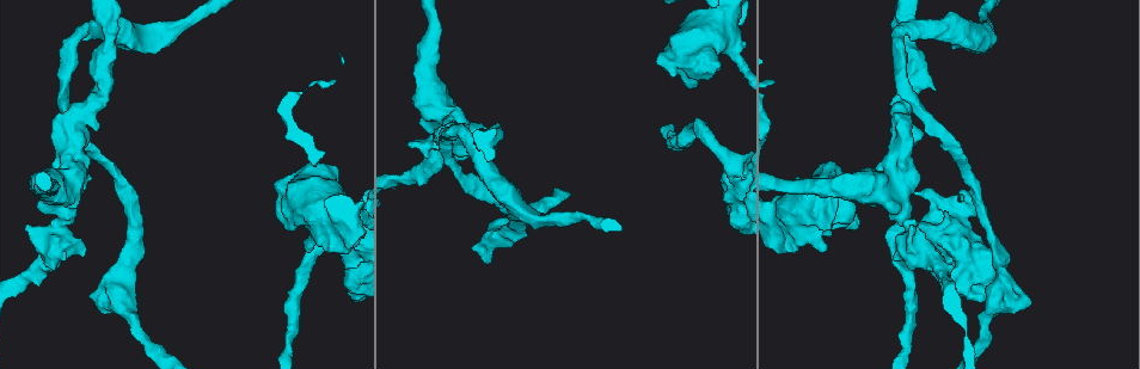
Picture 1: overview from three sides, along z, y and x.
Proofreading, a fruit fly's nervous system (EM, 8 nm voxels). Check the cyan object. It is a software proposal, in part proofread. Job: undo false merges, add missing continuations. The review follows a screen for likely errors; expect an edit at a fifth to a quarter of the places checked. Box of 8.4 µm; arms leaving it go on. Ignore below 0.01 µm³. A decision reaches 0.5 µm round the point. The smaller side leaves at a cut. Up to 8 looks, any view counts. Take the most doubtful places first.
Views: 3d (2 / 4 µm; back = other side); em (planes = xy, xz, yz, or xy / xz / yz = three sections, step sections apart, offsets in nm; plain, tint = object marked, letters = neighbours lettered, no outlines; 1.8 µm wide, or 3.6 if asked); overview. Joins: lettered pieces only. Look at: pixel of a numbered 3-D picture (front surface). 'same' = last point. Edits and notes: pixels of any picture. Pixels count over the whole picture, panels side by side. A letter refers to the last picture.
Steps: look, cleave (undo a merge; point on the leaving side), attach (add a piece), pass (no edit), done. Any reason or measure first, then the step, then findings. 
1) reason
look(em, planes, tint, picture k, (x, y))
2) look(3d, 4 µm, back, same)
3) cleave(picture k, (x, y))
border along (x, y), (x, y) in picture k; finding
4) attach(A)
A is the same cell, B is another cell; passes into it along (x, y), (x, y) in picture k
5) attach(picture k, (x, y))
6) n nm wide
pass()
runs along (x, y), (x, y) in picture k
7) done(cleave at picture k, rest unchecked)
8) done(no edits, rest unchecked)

abrupt turn
look(em, planes, letters, picture 1, (66, 143))

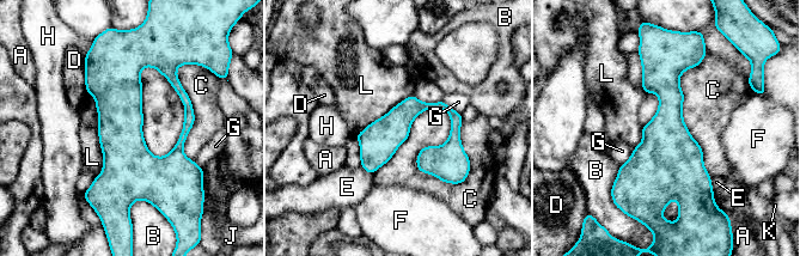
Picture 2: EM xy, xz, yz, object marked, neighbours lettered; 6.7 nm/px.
C touches over 650 nm
pass()
A, B, C, D, E, F, G, H, J, K and L are other cells; runs along (124, 55), (132, 199) in picture 2; one neuron here

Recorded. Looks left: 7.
three-way junction
look(em, planes, tint, picture 1, (61, 225))

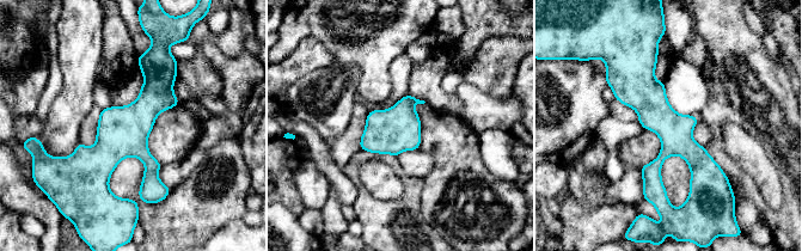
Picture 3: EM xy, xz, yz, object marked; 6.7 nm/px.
look(em, planes, letters, same)

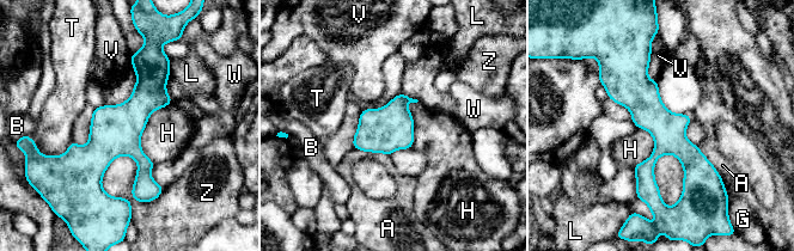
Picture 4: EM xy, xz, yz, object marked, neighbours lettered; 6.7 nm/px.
pass()
A, B, G, H, L, T, V, W and Z are other cells; border along (172, 102), (140, 139), (154, 164) in picture 4; continuous, no second neuron

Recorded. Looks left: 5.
four-way junction
look(3d, 2 µm, picture 1, (103, 20))

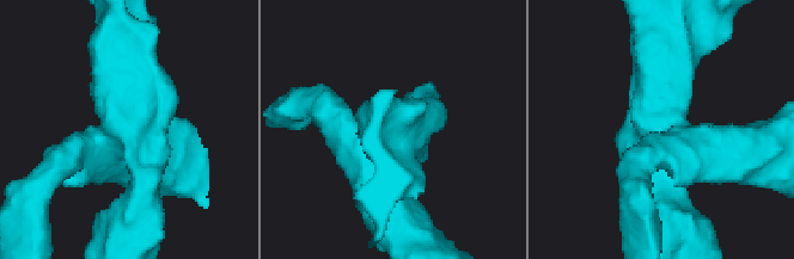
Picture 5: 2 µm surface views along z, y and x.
4 arms
look(em, 3.6 µm, planes, tint, picture 5, (132, 132))

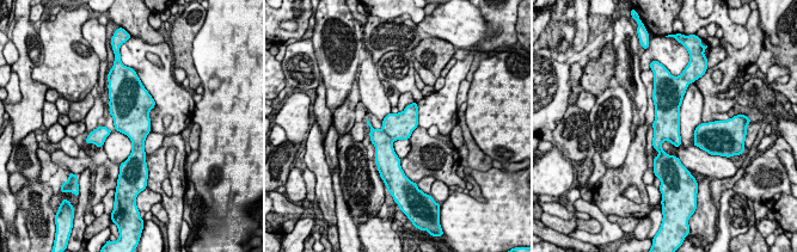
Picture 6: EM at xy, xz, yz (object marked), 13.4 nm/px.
what lies round it
look(em, 3.6 µm, planes, letters, same)

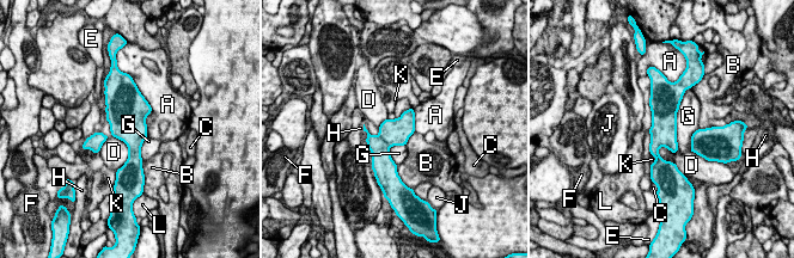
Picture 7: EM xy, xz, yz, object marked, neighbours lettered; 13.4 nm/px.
360 nm wide
cleave(picture 7, (396, 131))
A, B, C, D, E, F, G, H, J, K and L are other cells; the part that leaves runs along (661, 97), (655, 155), (664, 166) in picture 7; a second neuron is stuck on

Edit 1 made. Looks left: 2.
see it whole again
look(overview)

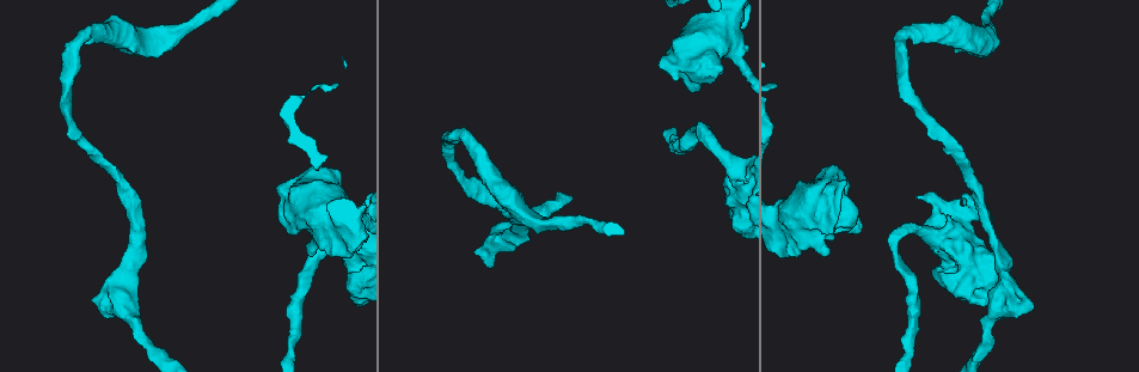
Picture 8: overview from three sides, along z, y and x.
free end
look(em, planes, letters, picture 8, (824, 254))

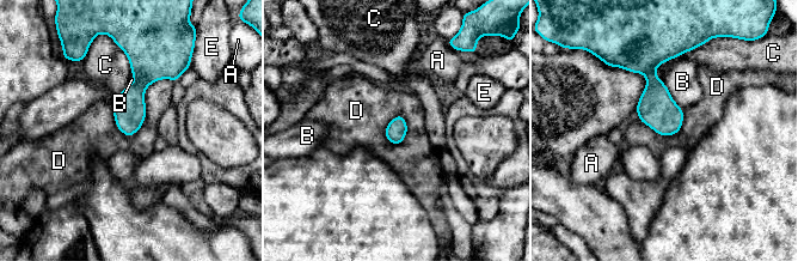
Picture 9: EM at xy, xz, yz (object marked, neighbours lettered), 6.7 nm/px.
pass()
A, B, C, D and E are other cells; border along (175, 80), (116, 127) in picture 9; none of them fits

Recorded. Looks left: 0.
done(cleave at picture 7, rest unchecked)

